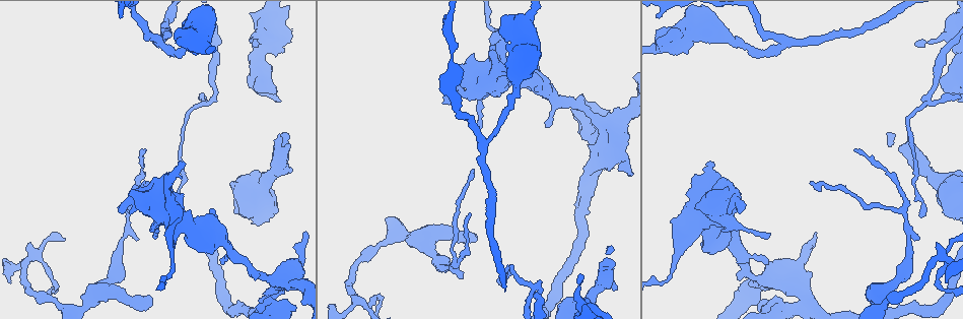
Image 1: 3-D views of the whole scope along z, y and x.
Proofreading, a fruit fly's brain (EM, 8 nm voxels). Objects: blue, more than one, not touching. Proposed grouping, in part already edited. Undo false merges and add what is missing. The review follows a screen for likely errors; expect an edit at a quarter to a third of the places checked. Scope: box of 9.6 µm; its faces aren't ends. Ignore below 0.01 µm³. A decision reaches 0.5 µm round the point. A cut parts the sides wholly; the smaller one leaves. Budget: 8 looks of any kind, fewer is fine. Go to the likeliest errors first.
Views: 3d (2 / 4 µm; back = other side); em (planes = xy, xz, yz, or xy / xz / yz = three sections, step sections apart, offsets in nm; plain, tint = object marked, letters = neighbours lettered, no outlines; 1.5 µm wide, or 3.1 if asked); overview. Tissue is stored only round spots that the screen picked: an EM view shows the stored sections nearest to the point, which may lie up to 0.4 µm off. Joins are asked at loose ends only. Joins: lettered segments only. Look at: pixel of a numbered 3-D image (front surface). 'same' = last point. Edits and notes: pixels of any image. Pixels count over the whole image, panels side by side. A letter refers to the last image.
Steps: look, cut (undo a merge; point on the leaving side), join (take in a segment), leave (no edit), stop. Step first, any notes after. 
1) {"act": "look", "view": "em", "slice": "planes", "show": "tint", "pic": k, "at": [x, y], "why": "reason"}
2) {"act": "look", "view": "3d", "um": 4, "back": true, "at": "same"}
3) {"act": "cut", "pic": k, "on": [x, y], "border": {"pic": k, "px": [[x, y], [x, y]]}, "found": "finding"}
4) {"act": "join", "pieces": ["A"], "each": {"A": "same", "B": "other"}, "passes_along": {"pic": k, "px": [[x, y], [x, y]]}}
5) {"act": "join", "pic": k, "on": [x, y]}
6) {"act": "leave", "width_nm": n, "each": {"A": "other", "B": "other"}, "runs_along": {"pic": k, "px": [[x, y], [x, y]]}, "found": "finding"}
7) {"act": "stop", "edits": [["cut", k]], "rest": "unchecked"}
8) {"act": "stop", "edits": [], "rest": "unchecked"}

{"act": "look", "view": "em", "slice": "planes", "show": "plain", "pic": 1, "at": [811, 272], "why": "branch stops here"}

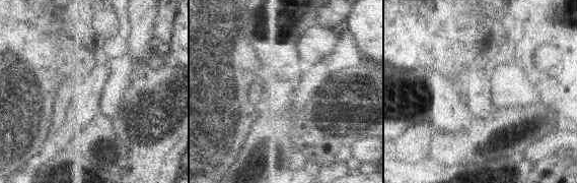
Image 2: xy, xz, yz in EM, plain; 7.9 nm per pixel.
{"act": "look", "view": "em", "slice": "planes", "show": "letters", "at": "same"}

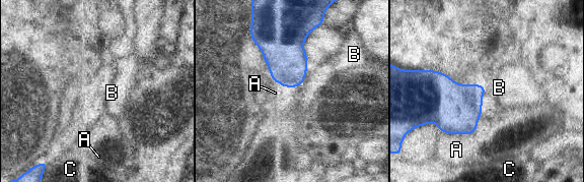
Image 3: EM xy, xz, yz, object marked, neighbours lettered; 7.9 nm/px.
{"act": "leave", "each": {"A": "other", "B": "other", "C": "other"}, "border": {"pic": 3, "px": [[473, 82], [485, 86], [483, 103]]}, "found": "no lettered segment goes on from it"}

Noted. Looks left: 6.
{"act": "look", "view": "3d", "um": 2, "back": true, "pic": 1, "at": [759, 307]}

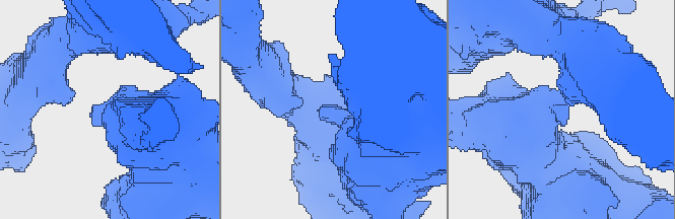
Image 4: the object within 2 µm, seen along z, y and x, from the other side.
{"act": "look", "view": "em", "slice": "planes", "show": "letters", "pic": 4, "at": [320, 114], "why": "now the EM"}

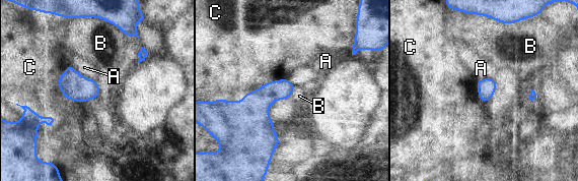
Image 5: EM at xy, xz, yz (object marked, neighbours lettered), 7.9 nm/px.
{"act": "leave", "each": {"A": "other", "B": "other", "C": "other"}, "border": {"pic": 5, "px": [[102, 19], [113, 23], [127, 36]]}, "found": "none of them fits"}

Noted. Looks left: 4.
{"act": "look", "view": "3d", "um": 4, "pic": 1, "at": [475, 240], "why": "free end"}

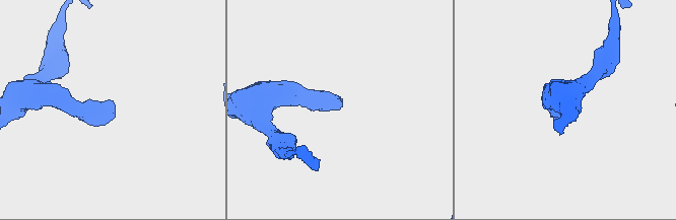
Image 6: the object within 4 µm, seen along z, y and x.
{"act": "look", "view": "em", "slice": "xz", "step": 4, "show": "tint", "pic": 6, "at": [111, 100]}

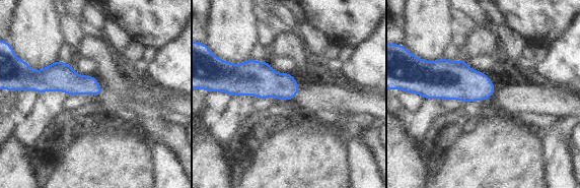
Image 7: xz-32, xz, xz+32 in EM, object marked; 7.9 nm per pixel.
{"act": "look", "view": "em", "slice": "yz", "step": 8, "show": "letters", "at": "same", "why": "another direction"}

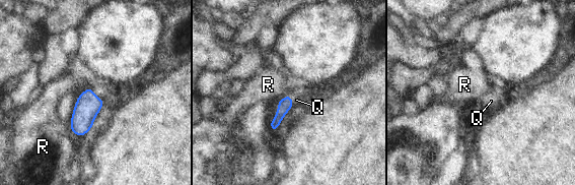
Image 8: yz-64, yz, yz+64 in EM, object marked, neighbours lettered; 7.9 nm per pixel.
{"act": "join", "pieces": ["Q"], "each": {"Q": "same", "R": "other"}, "found": "the cell continues"}

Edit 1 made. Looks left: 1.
{"act": "stop", "edits": [["join", 8]], "rest": "unchecked"}

